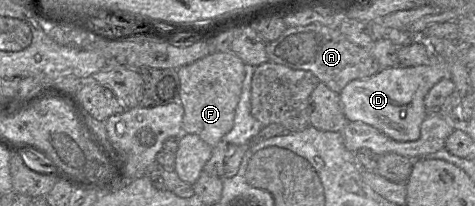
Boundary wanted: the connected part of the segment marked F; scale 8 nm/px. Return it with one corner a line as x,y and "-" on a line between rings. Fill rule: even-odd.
212,52
209,55
177,69
179,103
183,108
182,134
197,135
206,144
215,147
232,129
238,104
245,63
233,53

